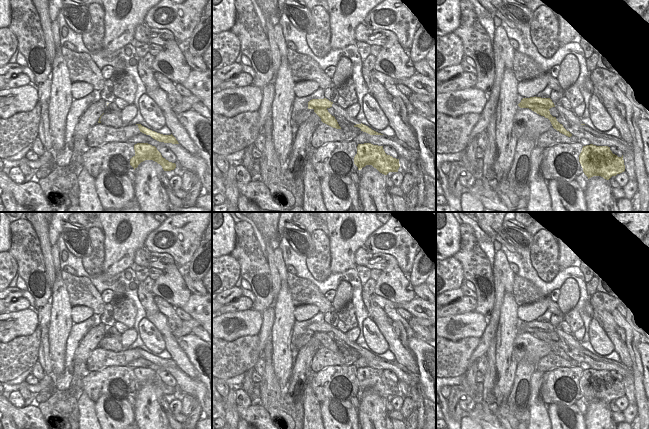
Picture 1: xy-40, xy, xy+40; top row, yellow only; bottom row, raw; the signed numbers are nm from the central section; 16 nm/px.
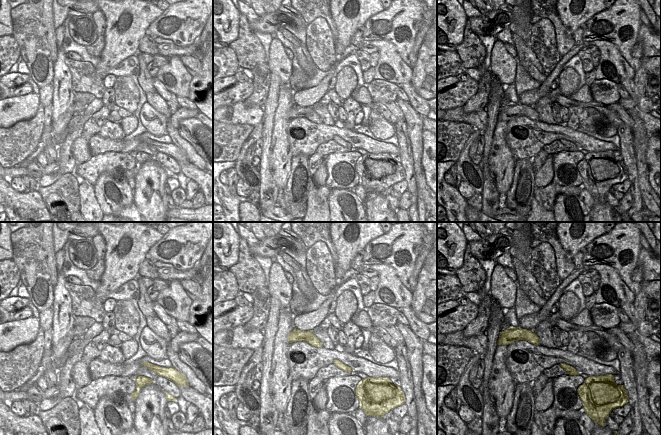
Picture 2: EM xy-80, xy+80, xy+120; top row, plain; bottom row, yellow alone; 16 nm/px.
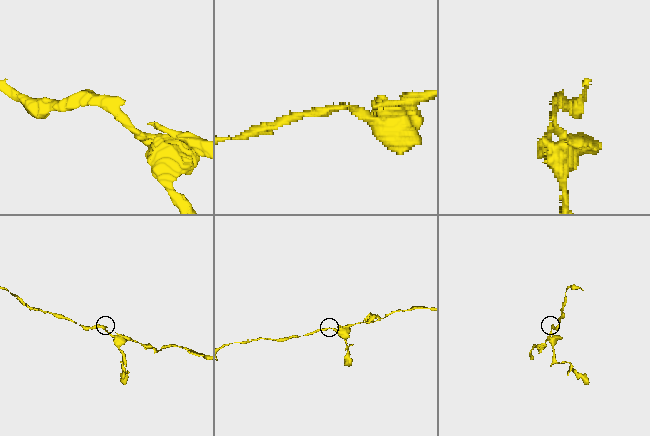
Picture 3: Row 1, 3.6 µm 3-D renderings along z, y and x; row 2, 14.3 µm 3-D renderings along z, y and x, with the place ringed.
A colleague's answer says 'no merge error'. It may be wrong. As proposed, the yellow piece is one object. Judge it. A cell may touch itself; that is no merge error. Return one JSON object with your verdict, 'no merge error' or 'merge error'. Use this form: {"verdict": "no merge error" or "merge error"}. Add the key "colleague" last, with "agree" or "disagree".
{"verdict": "merge error", "colleague": "disagree"}

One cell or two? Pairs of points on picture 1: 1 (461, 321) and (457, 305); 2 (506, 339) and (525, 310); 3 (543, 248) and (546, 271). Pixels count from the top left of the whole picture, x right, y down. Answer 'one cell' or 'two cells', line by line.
1: two cells
2: two cells
3: one cell

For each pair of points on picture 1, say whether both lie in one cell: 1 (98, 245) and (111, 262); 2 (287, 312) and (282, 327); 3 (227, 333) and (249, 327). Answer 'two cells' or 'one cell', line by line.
1: two cells
2: one cell
3: one cell

